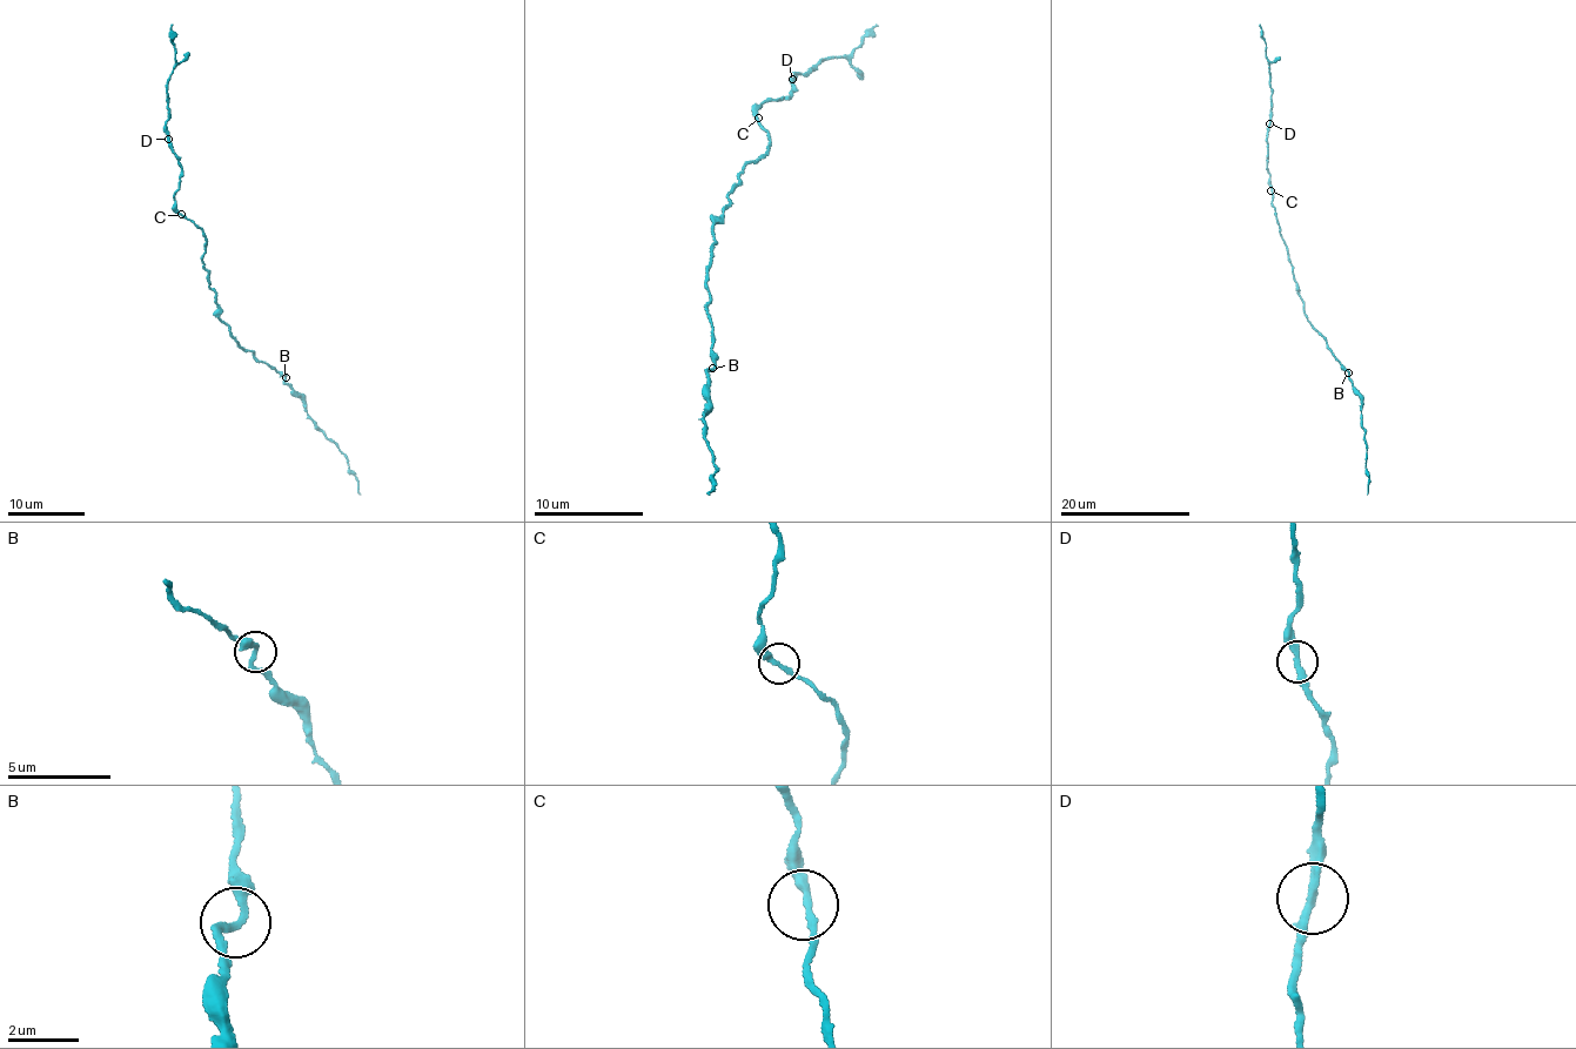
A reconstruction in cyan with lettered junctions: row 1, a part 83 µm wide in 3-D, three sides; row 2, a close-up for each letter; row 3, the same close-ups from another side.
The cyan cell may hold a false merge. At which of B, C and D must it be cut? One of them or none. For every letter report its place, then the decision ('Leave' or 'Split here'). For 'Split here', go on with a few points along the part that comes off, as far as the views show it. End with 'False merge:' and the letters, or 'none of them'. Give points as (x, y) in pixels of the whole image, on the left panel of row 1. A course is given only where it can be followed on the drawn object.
B: Place: (286, 377). Leave
C: Place: (181, 214). Leave
D: Place: (168, 139). Leave
False merge: none of them

